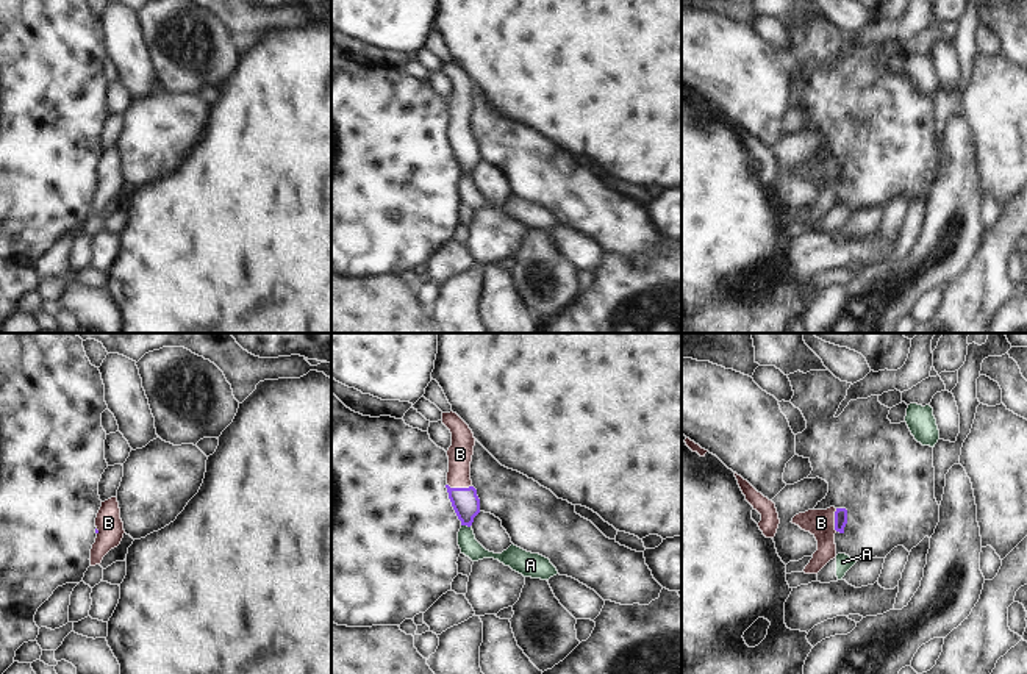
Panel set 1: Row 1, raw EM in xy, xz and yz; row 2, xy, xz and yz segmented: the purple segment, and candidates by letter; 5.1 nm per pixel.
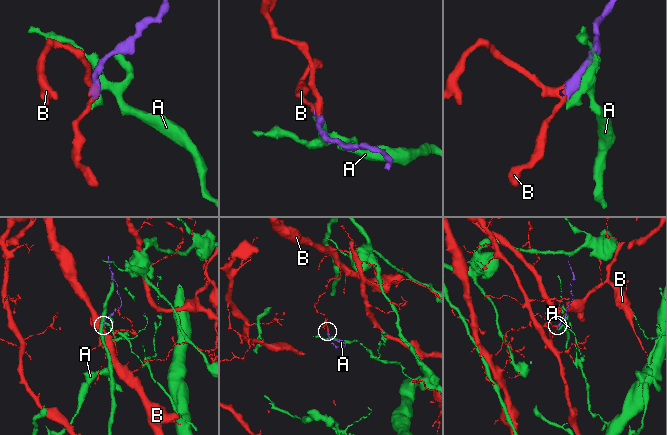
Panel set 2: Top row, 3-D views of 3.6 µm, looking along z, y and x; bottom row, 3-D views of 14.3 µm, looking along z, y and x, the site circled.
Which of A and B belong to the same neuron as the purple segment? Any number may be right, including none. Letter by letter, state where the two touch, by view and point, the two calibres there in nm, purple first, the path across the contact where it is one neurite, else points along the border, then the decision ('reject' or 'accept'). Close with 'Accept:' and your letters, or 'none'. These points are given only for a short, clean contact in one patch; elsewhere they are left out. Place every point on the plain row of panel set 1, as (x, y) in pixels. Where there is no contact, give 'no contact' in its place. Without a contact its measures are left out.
A: meets purple in xz at (466, 174); 140 nm thick on the purple side, 100 nm on the other; reject
B: meets purple in xz at (460, 138); 140 nm thick on the purple side, 130 nm on the other; runs through xz (465, 150), (460, 138), (460, 103); accept
Accept: B

